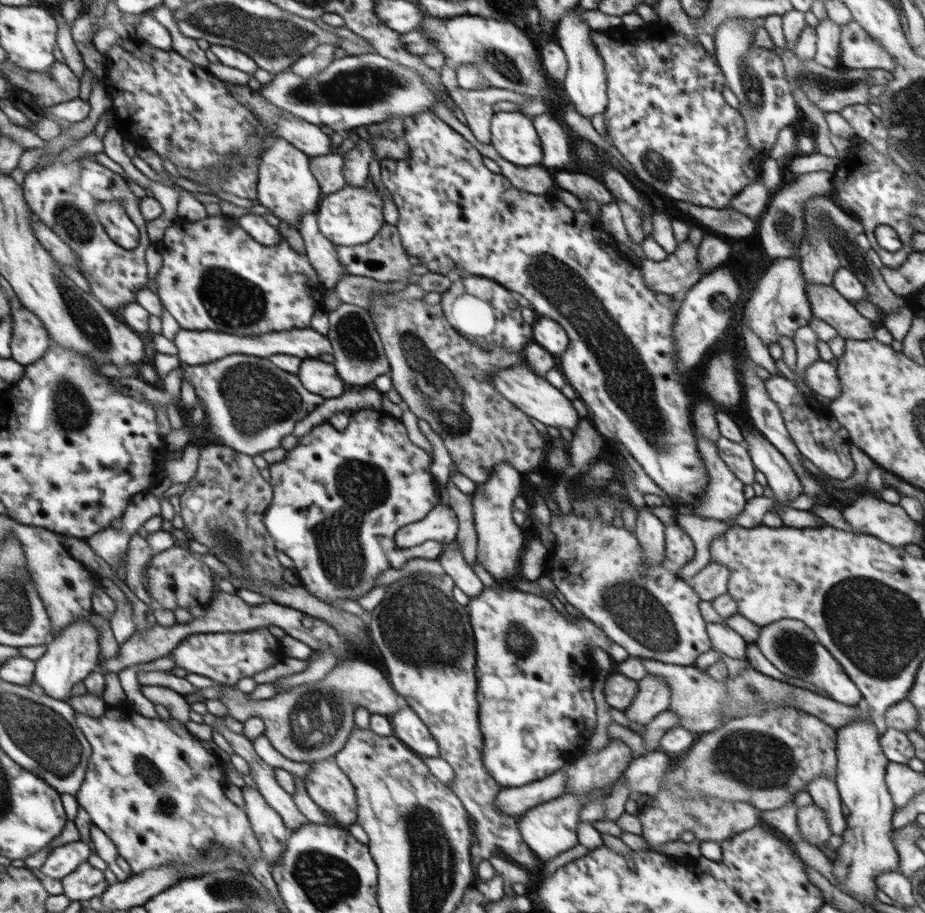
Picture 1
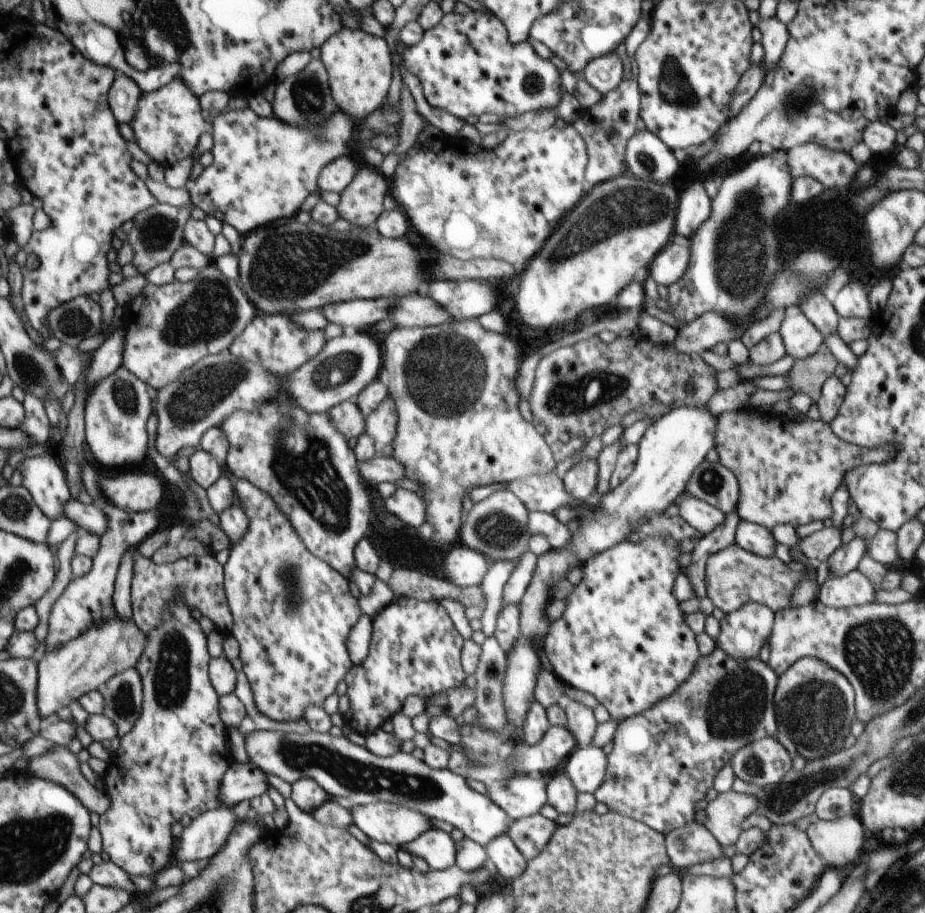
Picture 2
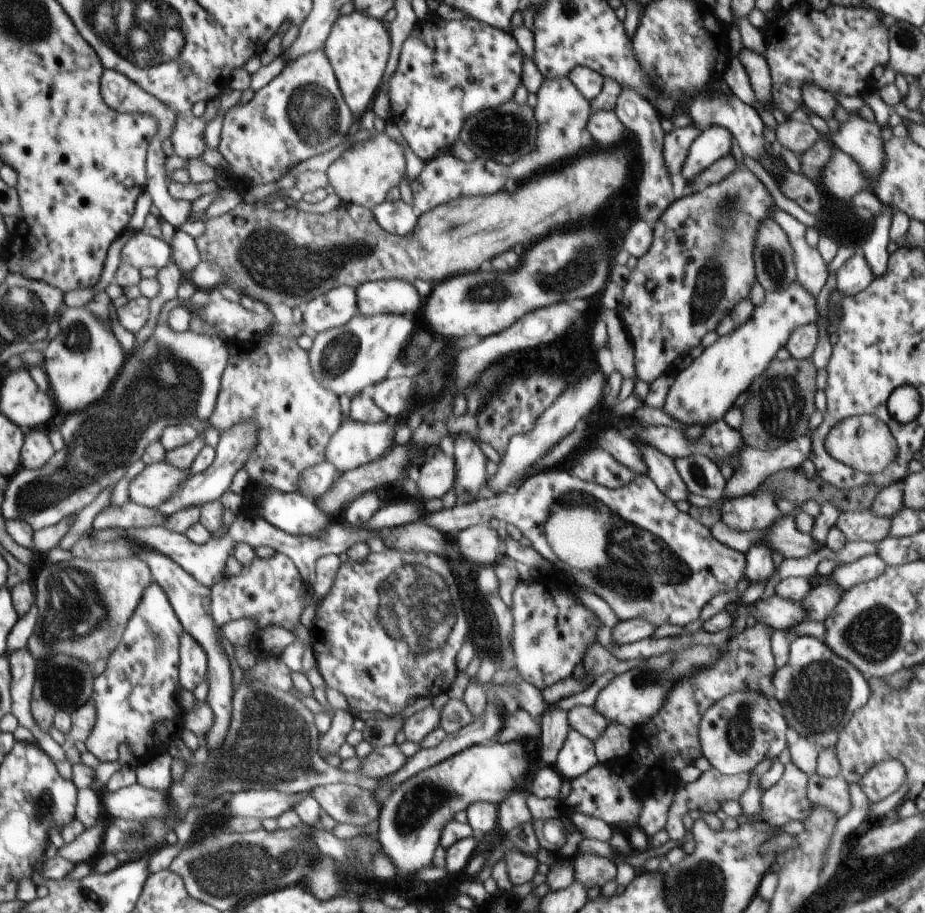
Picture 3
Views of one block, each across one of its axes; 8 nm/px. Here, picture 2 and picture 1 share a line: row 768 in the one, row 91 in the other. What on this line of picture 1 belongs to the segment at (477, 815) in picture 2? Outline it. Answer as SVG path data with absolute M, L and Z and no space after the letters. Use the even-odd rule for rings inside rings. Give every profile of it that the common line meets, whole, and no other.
M376 52L335 58L310 79L302 79L290 70L284 70L276 74L270 84L261 85L258 92L278 110L290 112L316 126L324 124L328 132L356 130L364 125L381 125L392 118L414 117L440 103L418 71Z

